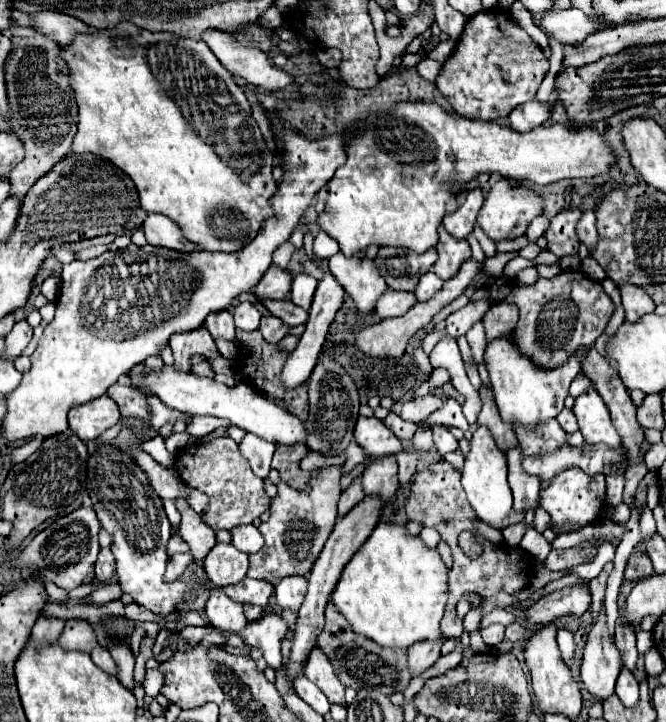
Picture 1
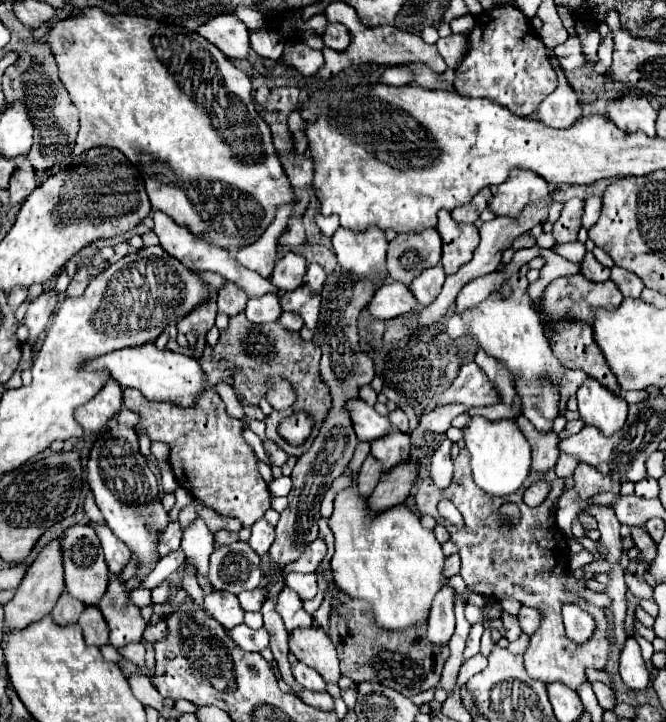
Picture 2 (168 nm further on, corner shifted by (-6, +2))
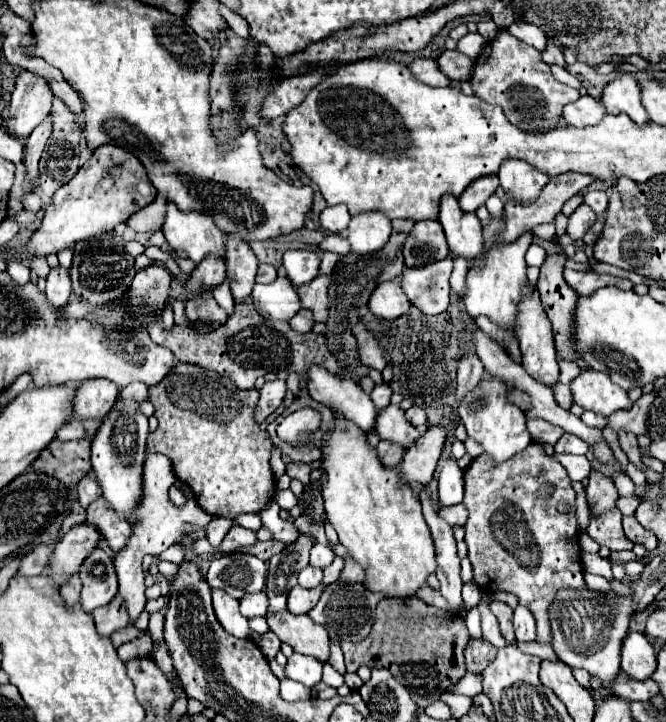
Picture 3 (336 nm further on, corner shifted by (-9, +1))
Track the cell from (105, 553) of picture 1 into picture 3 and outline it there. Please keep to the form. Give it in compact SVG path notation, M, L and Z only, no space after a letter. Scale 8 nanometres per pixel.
M97 498L95 502L89 504L87 508L87 522L99 526L103 532L103 538L107 540L109 548L113 552L119 552L125 544L127 538L131 536L131 524L123 514L117 514L105 498Z

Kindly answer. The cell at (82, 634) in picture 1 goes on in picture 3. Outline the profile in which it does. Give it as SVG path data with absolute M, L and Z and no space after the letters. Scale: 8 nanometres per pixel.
M117 594L107 606L101 606L99 610L95 610L93 618L95 618L97 632L101 636L111 636L115 630L125 628L129 624L129 614L127 614L125 600Z

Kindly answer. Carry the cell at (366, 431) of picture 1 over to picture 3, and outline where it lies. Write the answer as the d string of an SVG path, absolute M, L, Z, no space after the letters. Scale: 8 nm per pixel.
M313 364L307 370L307 390L313 400L341 410L345 418L355 422L361 430L369 432L375 426L375 404L351 378L341 378L323 366Z

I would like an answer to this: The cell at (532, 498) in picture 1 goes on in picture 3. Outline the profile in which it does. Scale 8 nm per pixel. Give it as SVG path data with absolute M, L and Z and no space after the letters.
M529 418L527 420L527 428L529 428L533 438L543 440L549 446L555 446L555 442L563 436L563 430L559 426L553 426L551 422L541 420L541 418Z

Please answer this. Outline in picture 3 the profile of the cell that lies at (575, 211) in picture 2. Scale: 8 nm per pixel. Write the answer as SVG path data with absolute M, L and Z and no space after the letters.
M581 204L571 216L569 216L569 226L567 226L567 234L573 240L581 240L585 236L585 232L593 226L593 222L597 220L597 214L587 206Z

